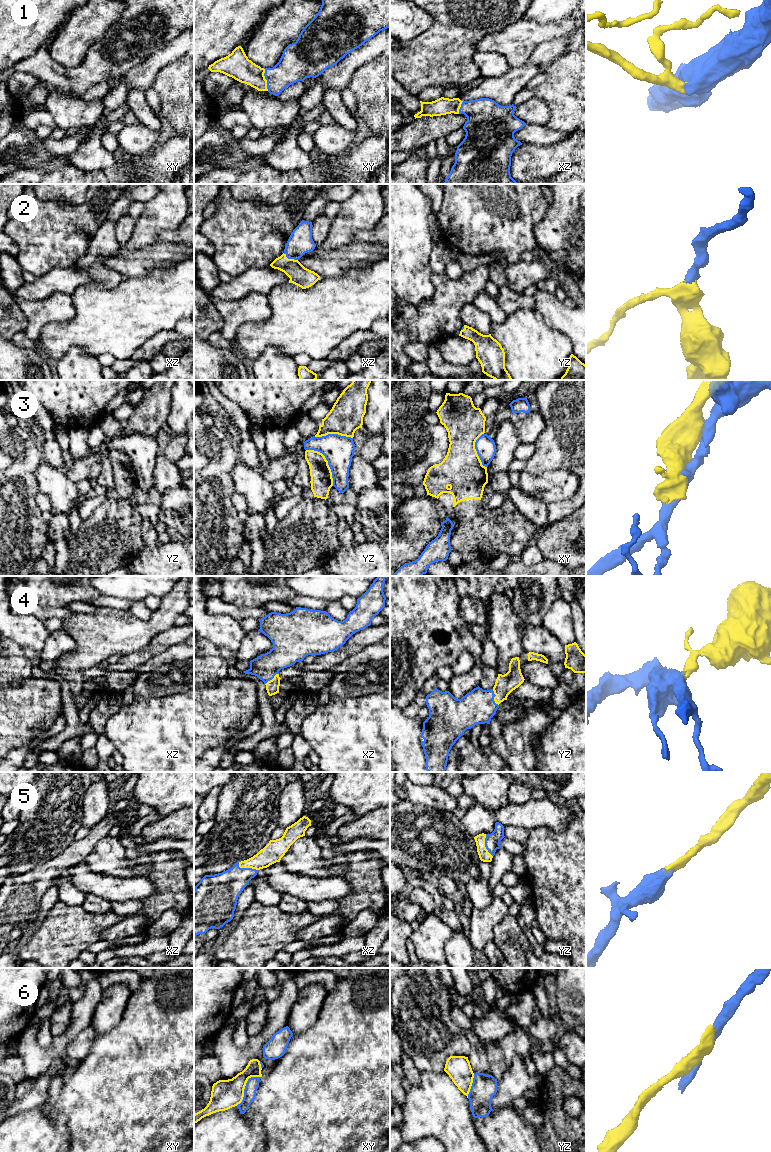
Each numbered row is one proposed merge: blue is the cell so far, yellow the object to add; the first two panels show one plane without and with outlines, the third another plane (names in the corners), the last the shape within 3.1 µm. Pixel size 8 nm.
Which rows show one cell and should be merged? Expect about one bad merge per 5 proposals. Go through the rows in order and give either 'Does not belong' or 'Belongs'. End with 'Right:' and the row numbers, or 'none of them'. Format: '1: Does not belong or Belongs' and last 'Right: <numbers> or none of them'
1: Belongs
2: Belongs
3: Does not belong
4: Belongs
5: Belongs
6: Does not belong
Right: 1, 2, 4, 5

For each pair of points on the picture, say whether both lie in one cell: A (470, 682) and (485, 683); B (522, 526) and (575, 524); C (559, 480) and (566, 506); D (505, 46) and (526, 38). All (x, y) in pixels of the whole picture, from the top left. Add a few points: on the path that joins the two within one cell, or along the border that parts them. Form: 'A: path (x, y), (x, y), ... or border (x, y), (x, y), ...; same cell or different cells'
A: border (483, 666), (483, 672), (478, 685); different cells
B: border (550, 523), (539, 532), (533, 541); different cells
C: border (575, 492), (569, 498), (552, 501), (548, 504); different cells
D: path (510, 42), (516, 42), (521, 38); same cell

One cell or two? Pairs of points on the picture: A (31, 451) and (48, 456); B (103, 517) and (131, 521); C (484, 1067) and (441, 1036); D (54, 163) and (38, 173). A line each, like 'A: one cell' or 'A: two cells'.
A: two cells
B: one cell
C: two cells
D: one cell

